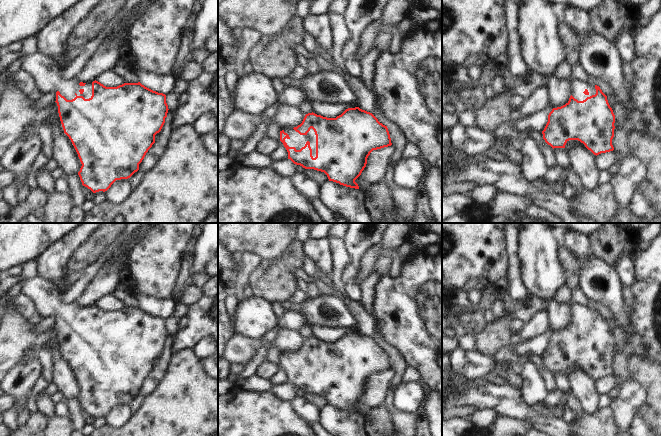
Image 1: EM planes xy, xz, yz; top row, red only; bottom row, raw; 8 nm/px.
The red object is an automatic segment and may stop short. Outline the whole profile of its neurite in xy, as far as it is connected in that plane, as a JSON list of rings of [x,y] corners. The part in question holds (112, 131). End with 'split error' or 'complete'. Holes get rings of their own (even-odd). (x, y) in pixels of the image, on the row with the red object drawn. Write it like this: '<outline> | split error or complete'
[[[38,50],[24,58],[22,69],[34,78],[42,93],[55,93],[64,133],[71,140],[82,164],[78,175],[93,193],[107,191],[116,180],[128,179],[155,143],[155,135],[168,113],[166,95],[140,82],[106,87],[98,81],[83,83],[76,76],[67,79],[63,67],[53,57]]] | split error

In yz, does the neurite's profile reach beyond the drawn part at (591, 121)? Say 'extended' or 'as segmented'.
extended

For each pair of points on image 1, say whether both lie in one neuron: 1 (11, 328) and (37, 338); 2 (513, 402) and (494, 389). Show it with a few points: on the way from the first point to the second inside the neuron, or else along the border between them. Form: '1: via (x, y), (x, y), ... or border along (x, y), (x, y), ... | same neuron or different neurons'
1: via (17, 334), (22, 338), (31, 338) | same neuron
2: via (508, 399), (504, 395), (499, 394) | same neuron

